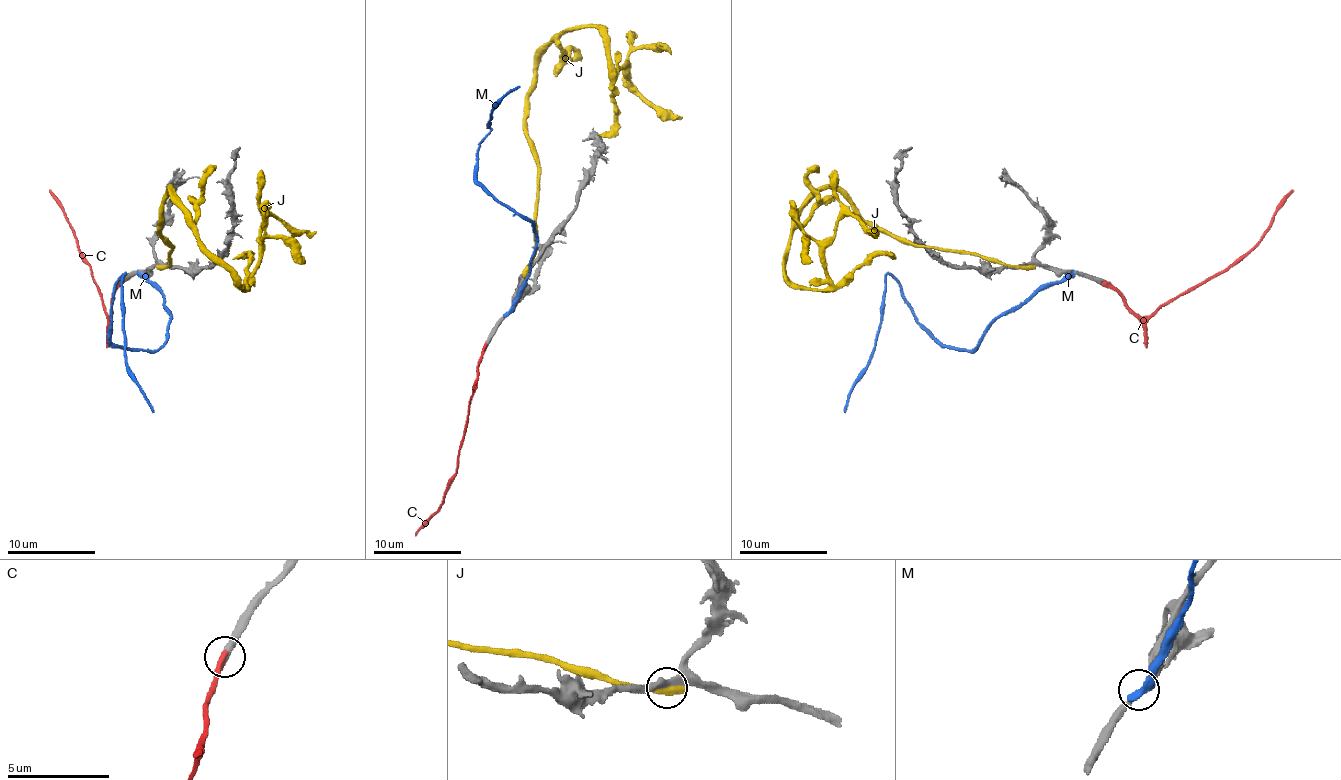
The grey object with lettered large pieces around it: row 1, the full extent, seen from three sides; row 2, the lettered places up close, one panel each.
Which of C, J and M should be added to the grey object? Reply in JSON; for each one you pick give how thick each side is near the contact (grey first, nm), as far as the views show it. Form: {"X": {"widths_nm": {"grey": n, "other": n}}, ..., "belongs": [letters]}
{"C": {"widths_nm": {"grey": 440, "other": 420}}, "belongs": ["C"]}

